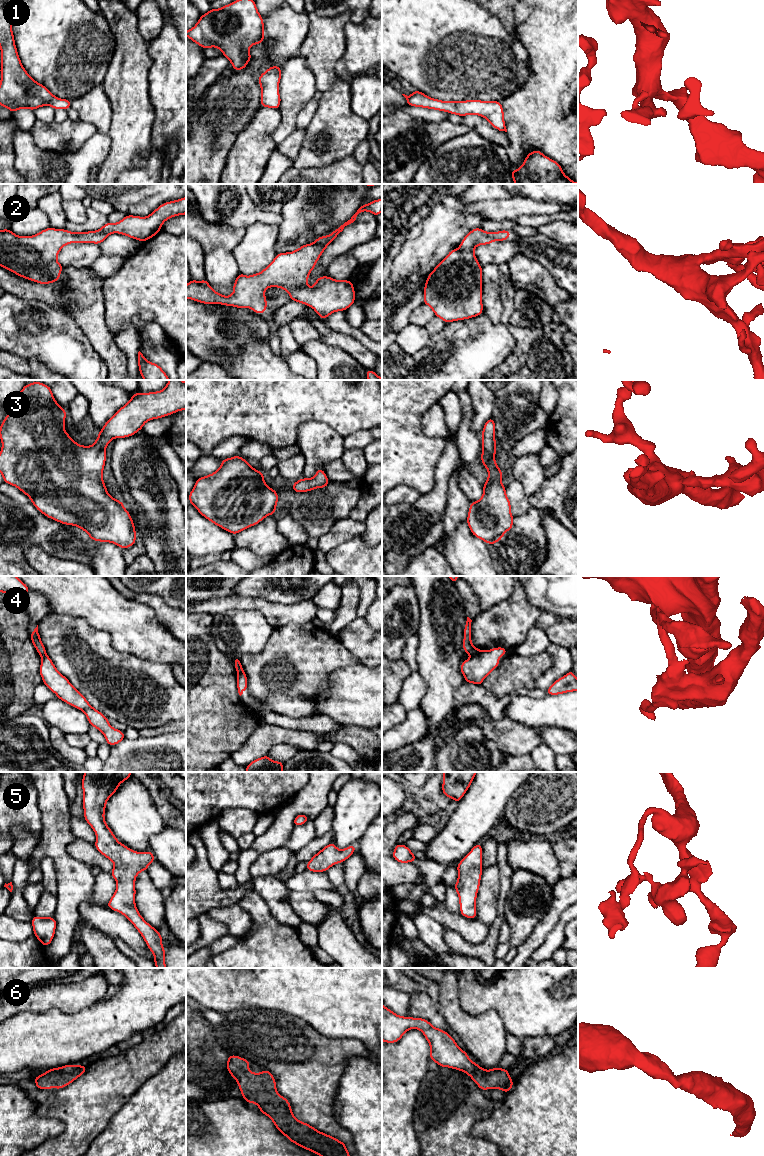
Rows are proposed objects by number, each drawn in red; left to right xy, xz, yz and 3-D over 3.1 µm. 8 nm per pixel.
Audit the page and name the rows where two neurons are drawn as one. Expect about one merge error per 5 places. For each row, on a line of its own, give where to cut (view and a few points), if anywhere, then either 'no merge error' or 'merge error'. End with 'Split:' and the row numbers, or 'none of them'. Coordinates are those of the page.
1: cut none; no merge error
2: cut none; no merge error
3: cut none; no merge error
4: cut yz (482, 651), (471, 657); merge error
5: cut none; no merge error
6: cut none; no merge error
Split: 4

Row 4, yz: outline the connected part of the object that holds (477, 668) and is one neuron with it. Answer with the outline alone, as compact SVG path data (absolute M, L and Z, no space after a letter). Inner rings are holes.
M496 647L464 660L460 667L465 682L482 685L483 680L498 667L499 658L507 654L507 649Z

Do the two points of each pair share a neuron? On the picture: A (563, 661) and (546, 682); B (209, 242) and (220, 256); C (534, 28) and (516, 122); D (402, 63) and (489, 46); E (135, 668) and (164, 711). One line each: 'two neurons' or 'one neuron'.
A: one neuron
B: two neurons
C: one neuron
D: one neuron
E: one neuron

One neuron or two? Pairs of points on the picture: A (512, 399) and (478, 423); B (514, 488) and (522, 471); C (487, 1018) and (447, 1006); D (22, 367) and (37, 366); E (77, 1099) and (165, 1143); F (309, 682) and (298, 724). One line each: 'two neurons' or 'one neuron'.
A: one neuron
B: two neurons
C: one neuron
D: two neurons
E: two neurons
F: two neurons

